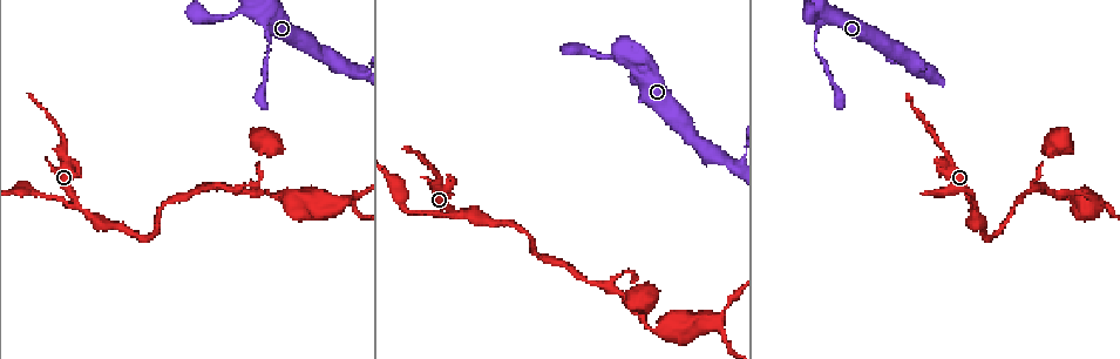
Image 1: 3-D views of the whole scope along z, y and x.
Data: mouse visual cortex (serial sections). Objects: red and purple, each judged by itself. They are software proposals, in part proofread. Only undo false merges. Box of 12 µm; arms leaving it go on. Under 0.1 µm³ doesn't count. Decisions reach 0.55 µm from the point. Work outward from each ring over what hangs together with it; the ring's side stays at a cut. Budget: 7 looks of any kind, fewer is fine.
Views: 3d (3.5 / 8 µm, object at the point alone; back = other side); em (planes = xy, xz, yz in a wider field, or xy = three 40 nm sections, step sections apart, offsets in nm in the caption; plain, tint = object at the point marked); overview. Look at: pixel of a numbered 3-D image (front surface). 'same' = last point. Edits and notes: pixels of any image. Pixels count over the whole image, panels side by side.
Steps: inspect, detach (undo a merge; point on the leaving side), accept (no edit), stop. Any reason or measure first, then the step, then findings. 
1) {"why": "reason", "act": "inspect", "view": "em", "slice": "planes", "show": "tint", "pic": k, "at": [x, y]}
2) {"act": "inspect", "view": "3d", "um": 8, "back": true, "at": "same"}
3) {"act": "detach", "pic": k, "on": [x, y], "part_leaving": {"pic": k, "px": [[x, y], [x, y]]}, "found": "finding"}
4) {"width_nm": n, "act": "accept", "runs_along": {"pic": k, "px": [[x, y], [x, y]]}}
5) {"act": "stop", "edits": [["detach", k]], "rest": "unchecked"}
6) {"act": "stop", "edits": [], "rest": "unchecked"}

{"act": "inspect", "view": "em", "slice": "xy", "step": 1, "show": "tint", "pic": 1, "at": [964, 185]}

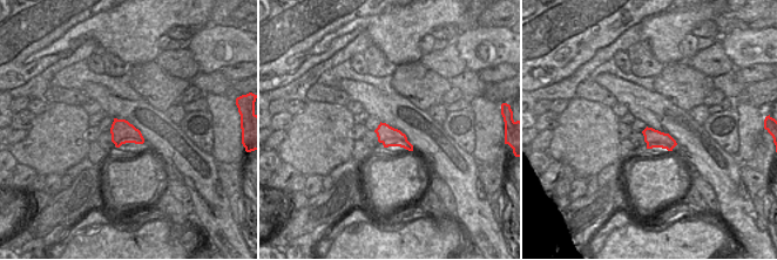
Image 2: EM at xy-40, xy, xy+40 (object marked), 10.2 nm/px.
{"why": "wider look", "act": "inspect", "view": "3d", "um": 3.5, "at": "same"}

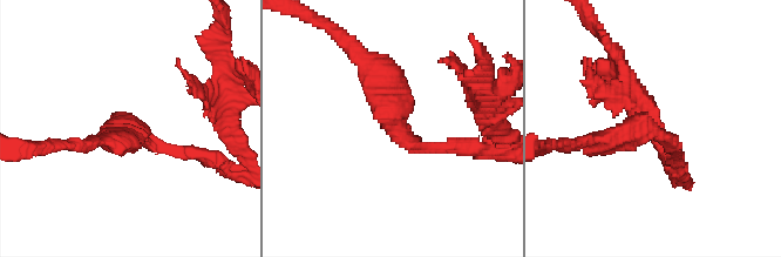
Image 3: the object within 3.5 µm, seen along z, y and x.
{"arm_widths_nm": [150, 350], "act": "accept", "runs_along": {"pic": 3, "px": [[196, 153], [127, 128], [102, 142]]}, "found": "one cell here"}

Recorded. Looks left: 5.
{"why": "small branch off a trunk", "act": "inspect", "view": "3d", "um": 3.5, "pic": 1, "at": [254, 11]}

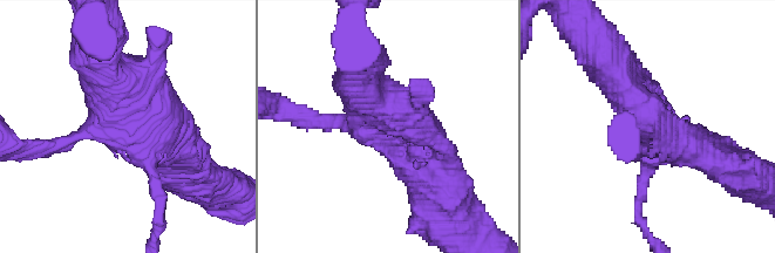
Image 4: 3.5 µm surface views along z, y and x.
{"act": "inspect", "view": "em", "slice": "xy", "step": 1, "show": "tint", "pic": 4, "at": [388, 138]}

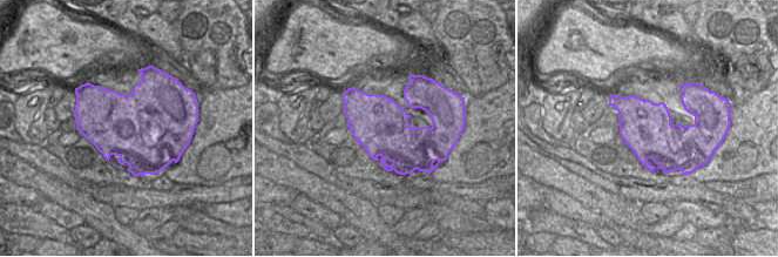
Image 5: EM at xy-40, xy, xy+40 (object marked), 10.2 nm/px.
{"width_nm": 550, "act": "accept", "runs_along": {"pic": 4, "px": [[433, 187], [405, 139], [321, 121]]}, "found": "all the same cell"}

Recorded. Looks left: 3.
{"why": "small branch off a trunk", "act": "inspect", "view": "3d", "um": 3.5, "pic": 1, "at": [715, 325]}

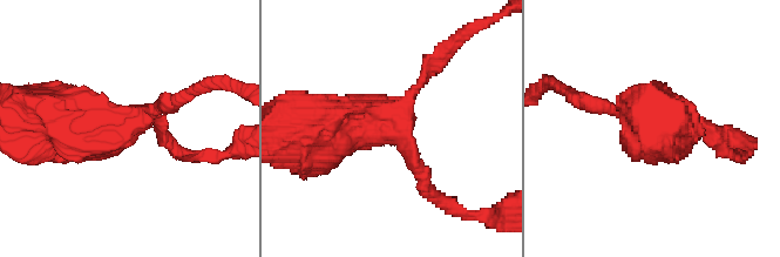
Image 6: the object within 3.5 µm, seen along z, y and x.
{"arms": 3, "arm_widths_nm": [150, 150, 700], "act": "inspect", "view": "em", "slice": "planes", "show": "tint", "pic": 6, "at": [384, 121]}

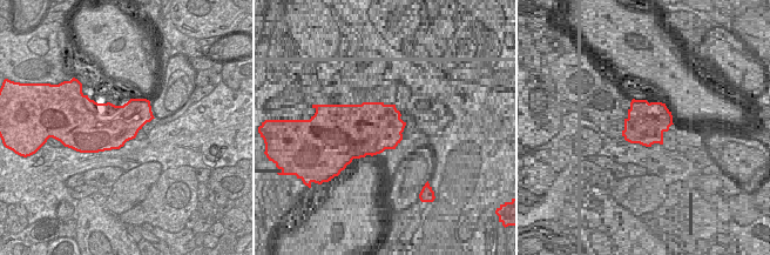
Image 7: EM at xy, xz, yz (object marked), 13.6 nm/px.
{"width_nm": 650, "act": "accept", "runs_along": {"pic": 6, "px": [[314, 134], [386, 122], [426, 180]]}, "found": "all the same cell"}

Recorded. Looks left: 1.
{"act": "stop", "edits": [], "rest": "unchecked"}

